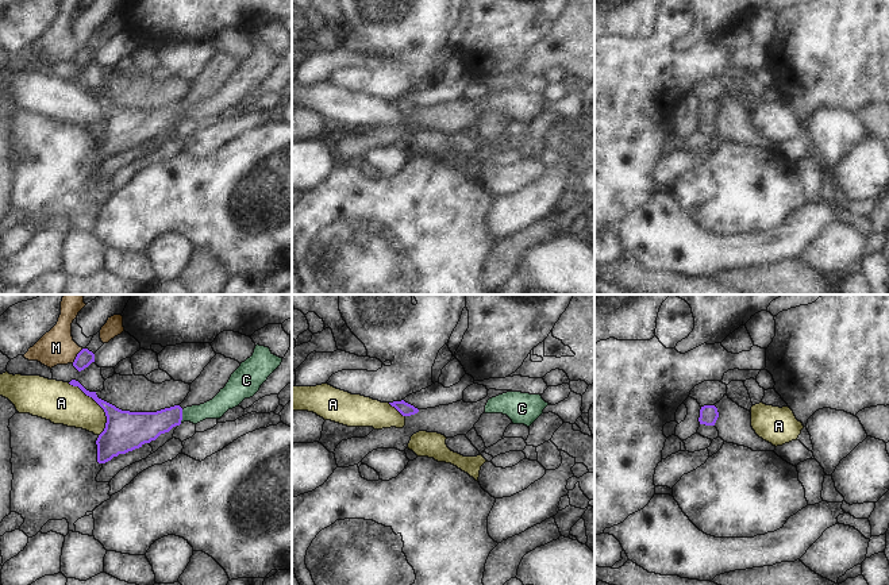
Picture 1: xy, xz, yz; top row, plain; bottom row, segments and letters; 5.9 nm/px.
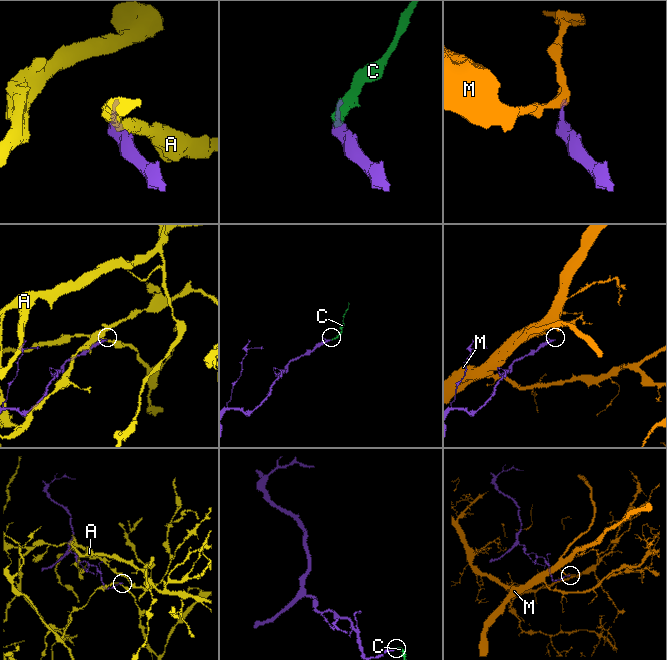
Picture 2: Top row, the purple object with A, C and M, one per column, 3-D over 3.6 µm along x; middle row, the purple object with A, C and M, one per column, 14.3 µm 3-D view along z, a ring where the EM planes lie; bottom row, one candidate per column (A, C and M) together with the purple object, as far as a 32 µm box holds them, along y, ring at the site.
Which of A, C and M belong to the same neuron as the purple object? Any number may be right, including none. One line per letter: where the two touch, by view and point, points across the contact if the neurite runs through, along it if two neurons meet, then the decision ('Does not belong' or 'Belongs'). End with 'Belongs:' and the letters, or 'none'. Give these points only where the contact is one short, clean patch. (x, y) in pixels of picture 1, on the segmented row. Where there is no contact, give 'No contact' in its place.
A: Touches purple at xy (99, 404). Does not belong
C: Touches purple at xy (181, 416). Path across: xy (141, 427), (172, 416), (181, 416), (215, 408). Belongs
M: Touches purple at xy (77, 355). Boundary: xy (83, 349), (72, 362). Does not belong
Belongs: C.

